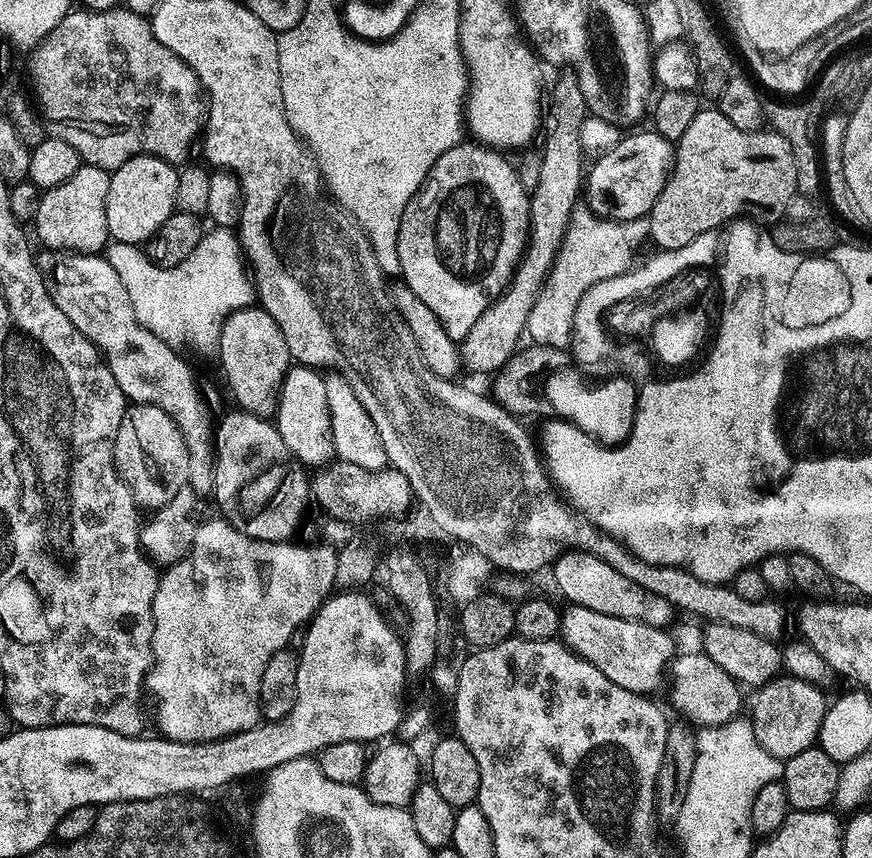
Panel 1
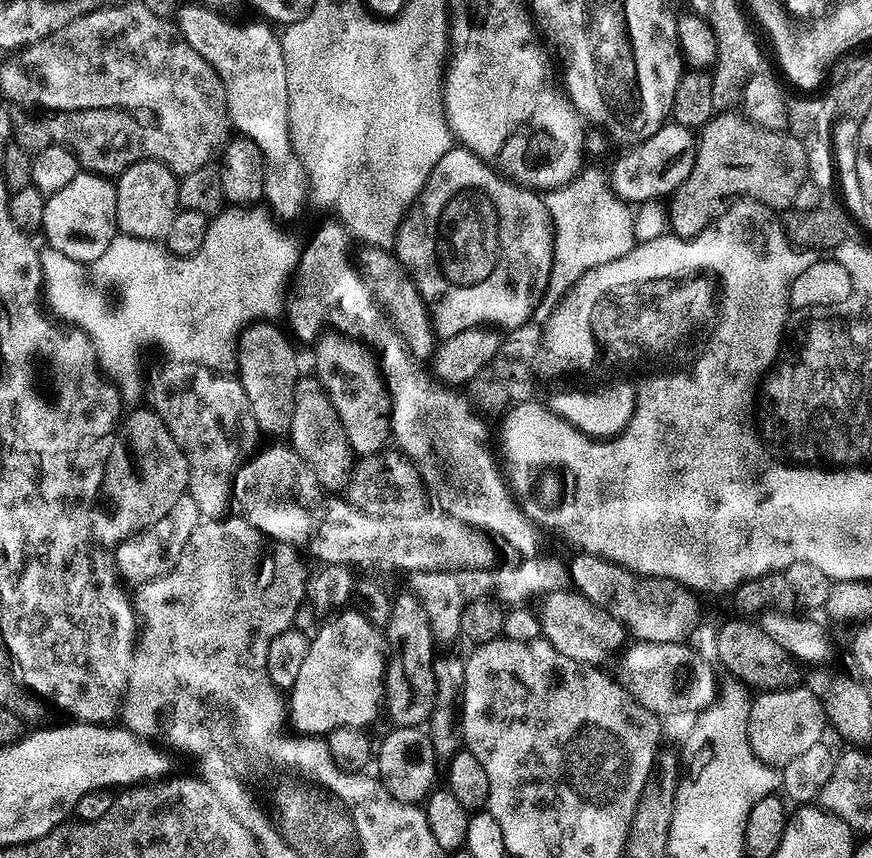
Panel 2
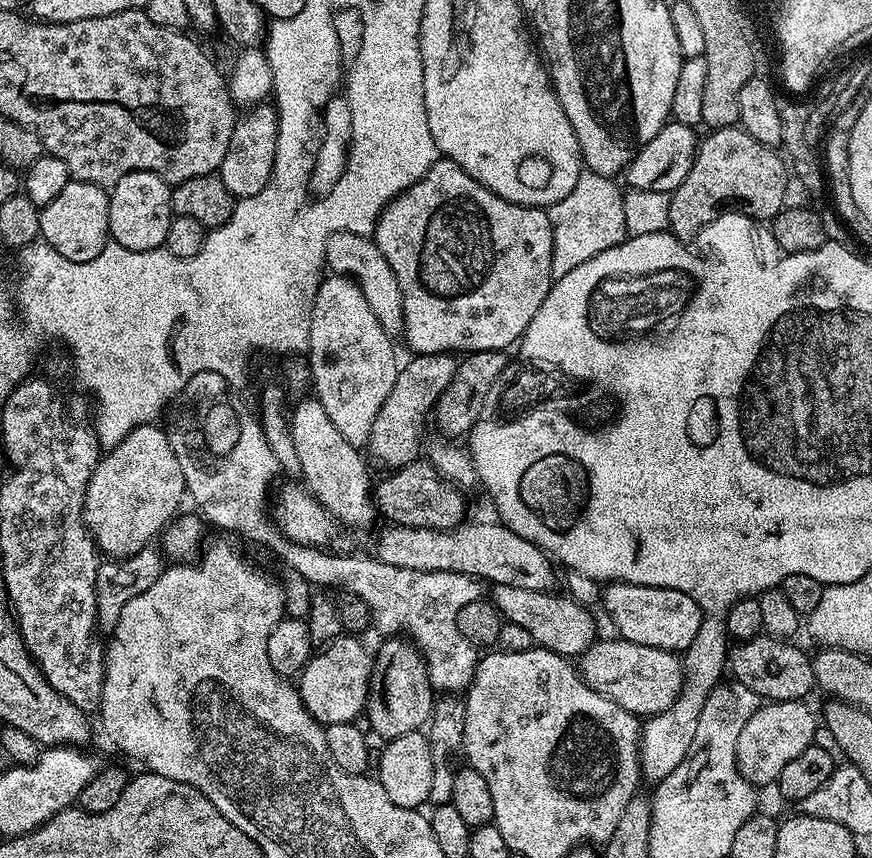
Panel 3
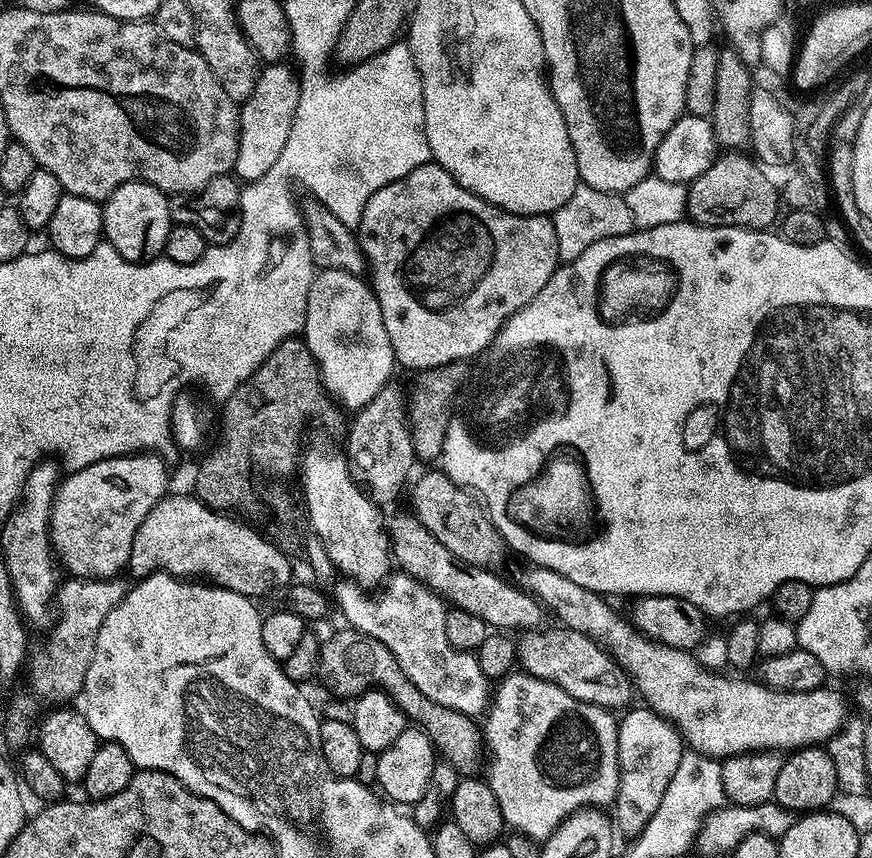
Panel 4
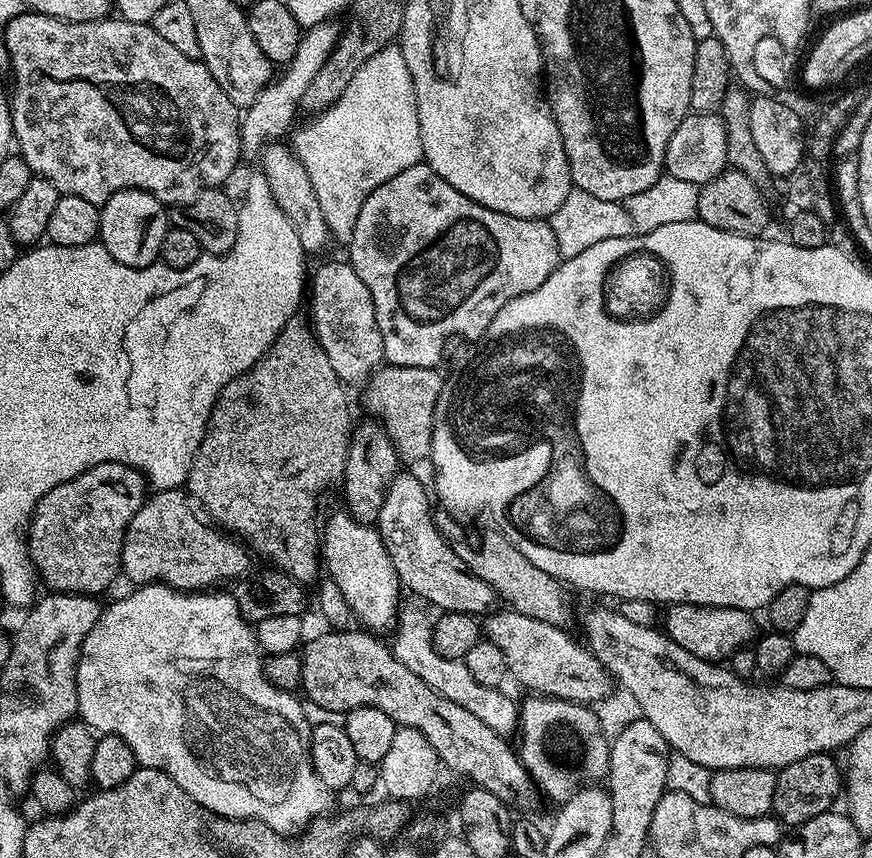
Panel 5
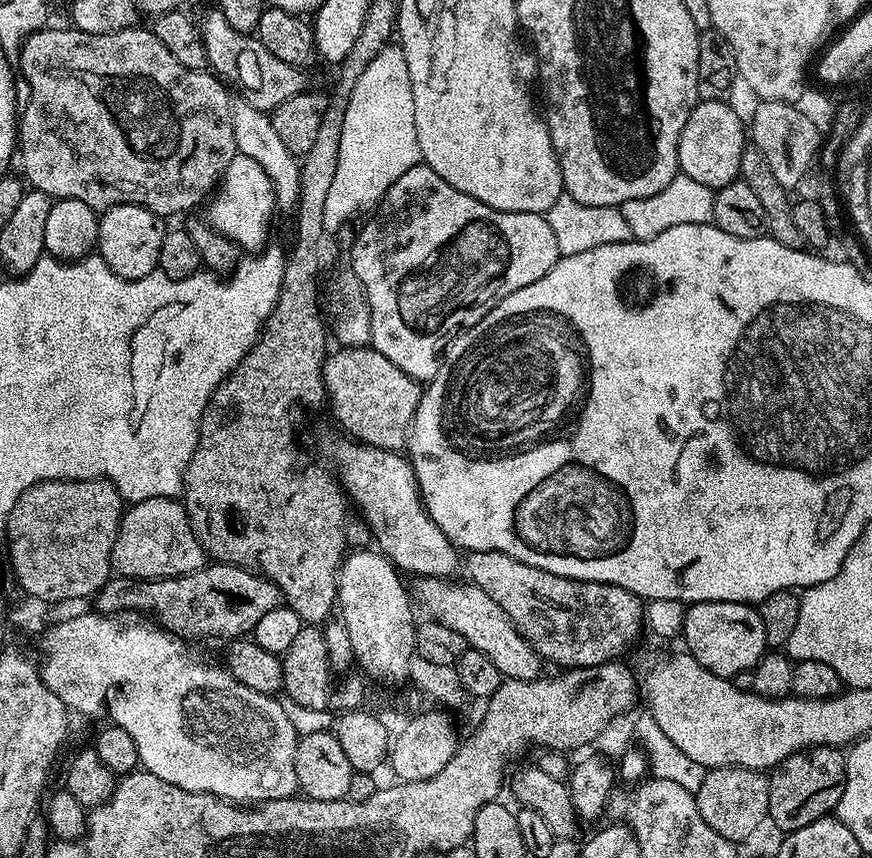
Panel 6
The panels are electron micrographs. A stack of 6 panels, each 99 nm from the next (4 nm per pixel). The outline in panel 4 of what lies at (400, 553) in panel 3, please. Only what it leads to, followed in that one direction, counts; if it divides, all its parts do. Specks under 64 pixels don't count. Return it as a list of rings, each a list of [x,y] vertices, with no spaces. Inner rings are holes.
[[[528,566],[525,569],[520,580],[518,579],[519,587],[540,601],[551,615],[553,612],[564,623],[561,625],[567,631],[588,636],[607,649],[628,671],[635,689],[639,695],[640,692],[644,695],[644,700],[648,703],[645,705],[665,720],[671,721],[679,729],[685,745],[703,756],[727,758],[738,756],[741,752],[785,750],[784,748],[795,750],[805,746],[820,746],[844,724],[844,700],[838,693],[831,692],[831,687],[815,688],[809,692],[779,692],[767,688],[755,679],[727,680],[724,674],[703,668],[691,651],[659,644],[657,640],[649,640],[641,632],[637,632],[619,611],[610,609],[601,593],[586,590],[586,586],[578,586],[578,582],[570,582],[570,578],[566,578],[566,574],[558,574],[558,570],[539,566]]]

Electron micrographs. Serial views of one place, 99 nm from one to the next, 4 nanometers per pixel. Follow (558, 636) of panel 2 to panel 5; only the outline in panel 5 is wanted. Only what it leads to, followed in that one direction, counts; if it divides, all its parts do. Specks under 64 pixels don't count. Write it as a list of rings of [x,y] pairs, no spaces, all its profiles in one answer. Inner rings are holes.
[[[397,474],[393,478],[387,490],[386,506],[380,512],[378,531],[390,554],[390,562],[394,562],[394,570],[401,585],[407,591],[409,588],[414,595],[421,596],[425,600],[423,601],[425,605],[433,604],[440,612],[461,612],[479,617],[495,605],[492,603],[497,603],[496,591],[486,582],[482,582],[482,578],[472,573],[462,562],[462,558],[458,558],[458,554],[454,554],[454,550],[442,538],[436,525],[434,507],[432,508],[431,502],[428,501],[428,492],[418,477]]]

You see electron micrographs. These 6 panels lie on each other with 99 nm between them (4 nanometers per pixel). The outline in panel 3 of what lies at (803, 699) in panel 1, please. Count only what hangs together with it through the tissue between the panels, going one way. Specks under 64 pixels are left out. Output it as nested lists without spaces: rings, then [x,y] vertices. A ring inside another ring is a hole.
[[[777,700],[761,703],[754,715],[749,716],[742,734],[738,734],[736,765],[751,784],[775,785],[790,758],[798,758],[802,750],[812,745],[818,727],[818,716],[807,708],[804,700]]]

